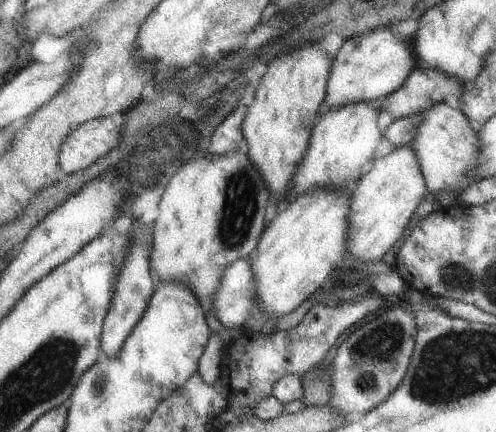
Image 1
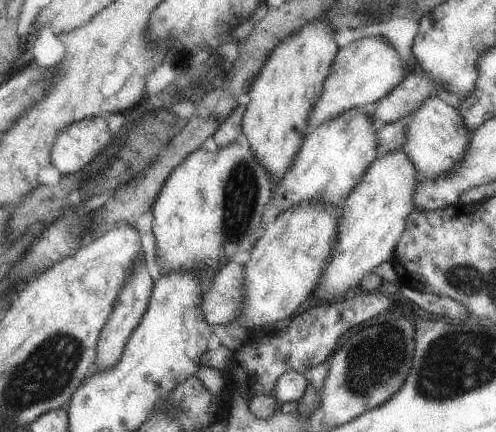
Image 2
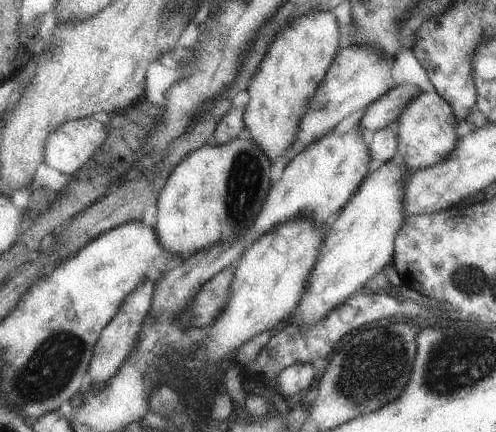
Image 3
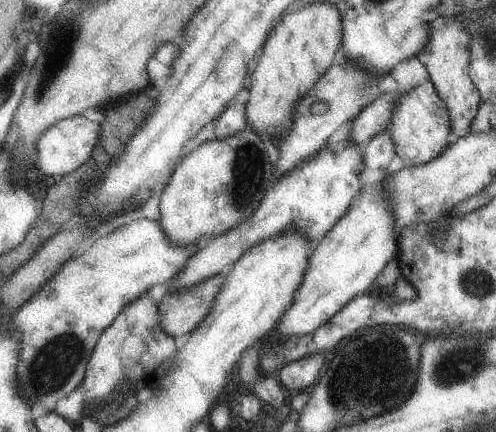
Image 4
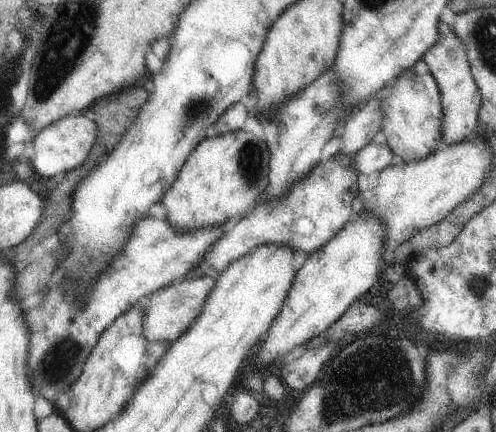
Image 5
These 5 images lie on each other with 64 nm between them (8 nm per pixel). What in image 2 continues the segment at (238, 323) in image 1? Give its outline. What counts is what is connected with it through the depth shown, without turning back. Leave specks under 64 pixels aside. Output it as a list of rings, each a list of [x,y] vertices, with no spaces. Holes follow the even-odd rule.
[[[227,262],[215,270],[201,294],[201,314],[211,326],[229,324],[239,308],[241,296],[241,266]]]

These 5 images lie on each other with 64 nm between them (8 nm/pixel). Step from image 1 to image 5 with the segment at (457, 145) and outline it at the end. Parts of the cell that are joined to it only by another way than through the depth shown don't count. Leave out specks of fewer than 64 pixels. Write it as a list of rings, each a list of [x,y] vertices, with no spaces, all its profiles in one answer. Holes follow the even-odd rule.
[[[405,70],[393,78],[395,82],[379,94],[379,108],[383,114],[379,140],[391,148],[405,164],[427,158],[441,144],[441,98],[431,72]]]

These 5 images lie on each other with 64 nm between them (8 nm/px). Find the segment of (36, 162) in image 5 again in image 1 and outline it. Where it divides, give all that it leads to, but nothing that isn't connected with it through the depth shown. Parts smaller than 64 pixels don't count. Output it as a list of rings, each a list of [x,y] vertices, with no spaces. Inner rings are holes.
[[[95,118],[73,128],[59,144],[57,166],[67,174],[89,168],[97,158],[105,156],[119,144],[121,128],[111,118]]]

